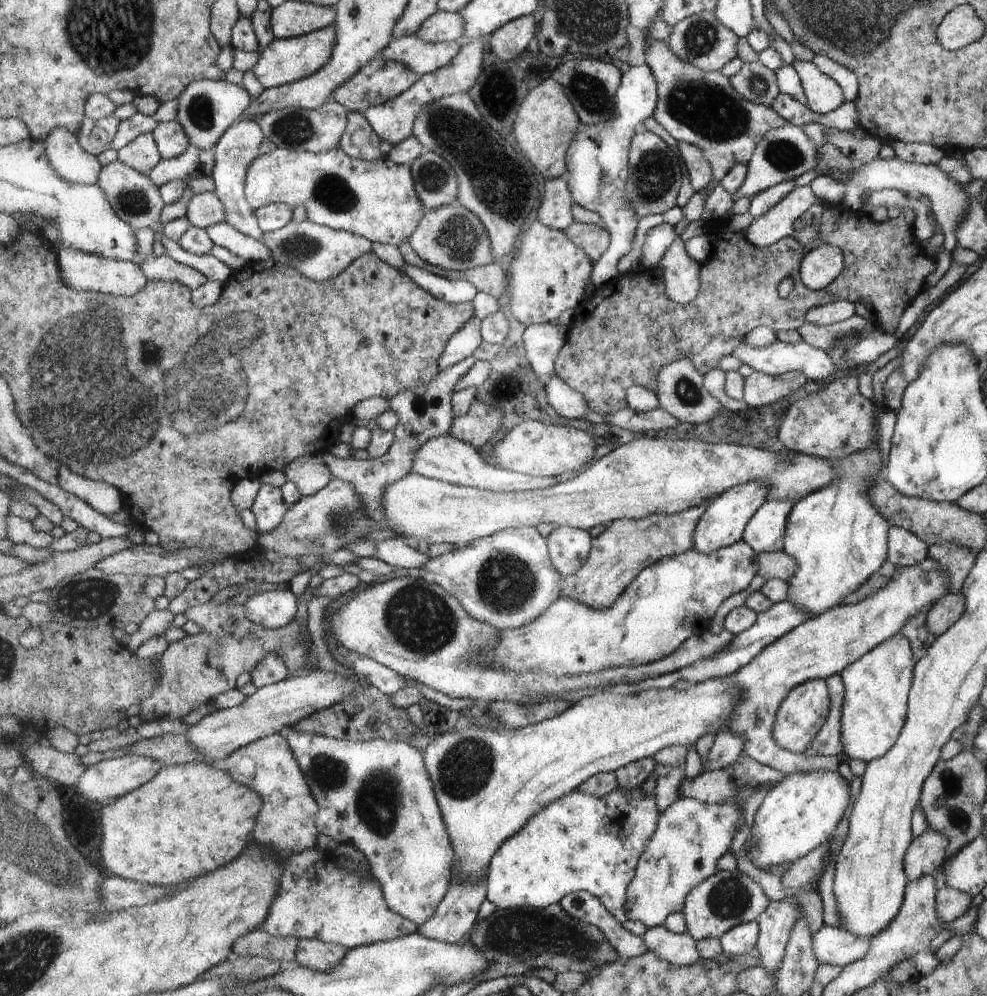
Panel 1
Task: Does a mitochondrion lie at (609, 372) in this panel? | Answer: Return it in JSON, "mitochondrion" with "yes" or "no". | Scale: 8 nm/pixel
{"mitochondrion":"no"}

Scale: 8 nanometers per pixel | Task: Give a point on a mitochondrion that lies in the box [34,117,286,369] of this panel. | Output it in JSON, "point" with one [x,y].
{"point":[136,201]}

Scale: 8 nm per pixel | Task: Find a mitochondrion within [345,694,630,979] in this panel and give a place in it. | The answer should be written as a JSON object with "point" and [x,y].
{"point":[537,933]}

